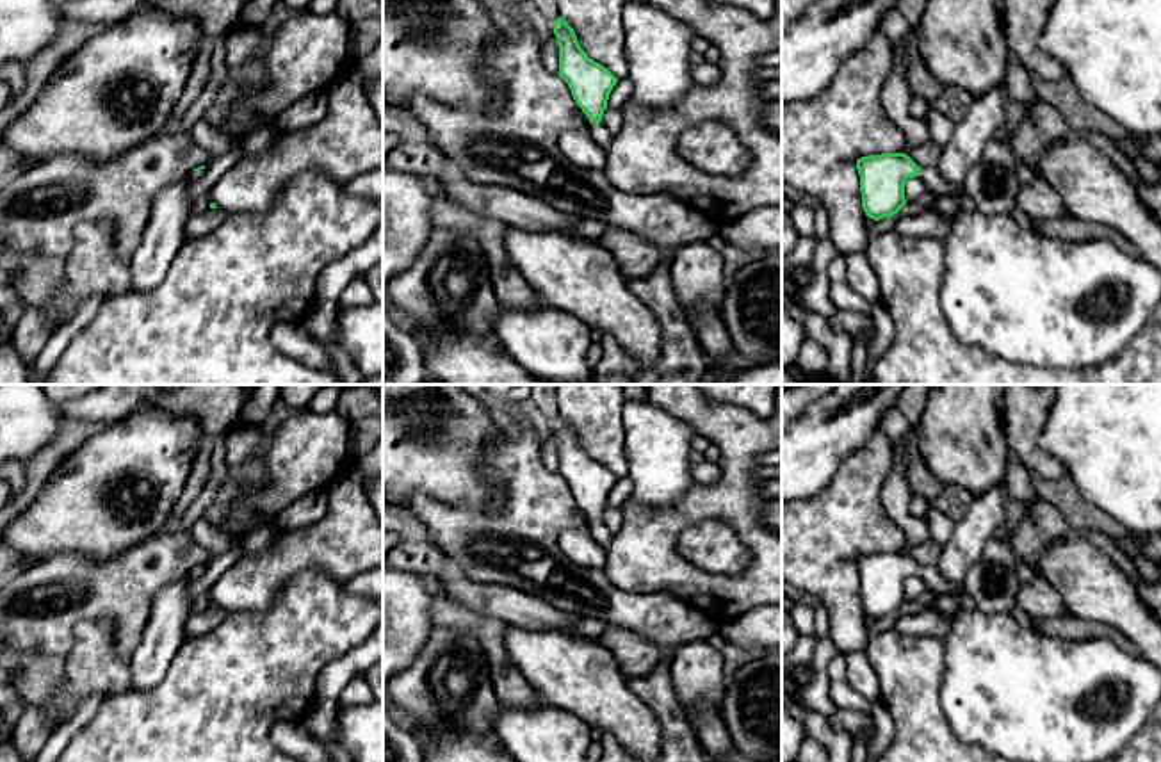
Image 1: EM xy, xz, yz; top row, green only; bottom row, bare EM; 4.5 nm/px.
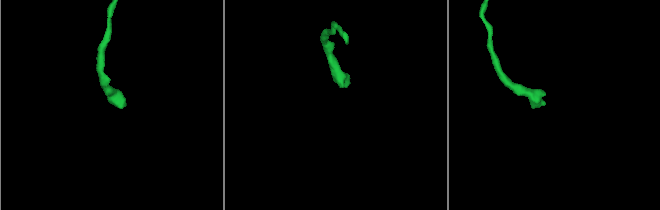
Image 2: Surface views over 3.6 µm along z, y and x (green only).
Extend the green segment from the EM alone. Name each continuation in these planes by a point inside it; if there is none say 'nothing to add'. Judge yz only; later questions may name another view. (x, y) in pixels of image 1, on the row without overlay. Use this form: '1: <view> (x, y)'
1: yz (932, 577)

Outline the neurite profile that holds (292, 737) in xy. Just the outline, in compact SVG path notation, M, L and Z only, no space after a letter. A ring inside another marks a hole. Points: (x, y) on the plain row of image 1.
M301 719L276 723L271 728L271 741L299 762L331 762L326 746L306 730Z

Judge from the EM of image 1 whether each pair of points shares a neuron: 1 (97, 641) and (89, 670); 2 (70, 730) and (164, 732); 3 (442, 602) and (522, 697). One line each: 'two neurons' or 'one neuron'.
1: one neuron
2: two neurons
3: one neuron

